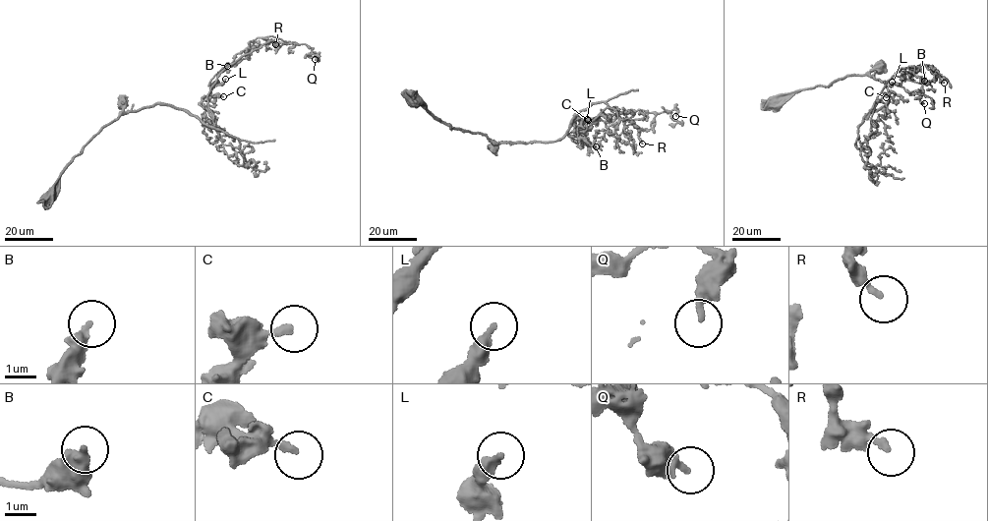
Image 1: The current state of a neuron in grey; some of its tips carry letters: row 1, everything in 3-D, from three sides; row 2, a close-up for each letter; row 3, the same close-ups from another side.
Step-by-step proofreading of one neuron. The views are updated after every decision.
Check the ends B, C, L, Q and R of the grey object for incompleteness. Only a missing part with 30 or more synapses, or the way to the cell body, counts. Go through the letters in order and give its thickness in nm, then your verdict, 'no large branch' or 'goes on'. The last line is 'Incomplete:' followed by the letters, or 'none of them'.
B: calibre 400 nm; no large branch
C: calibre 220 nm; no large branch
L: calibre 320 nm; no large branch
Q: calibre 280 nm; no large branch
R: calibre 200 nm; no large branch
Incomplete: none of them

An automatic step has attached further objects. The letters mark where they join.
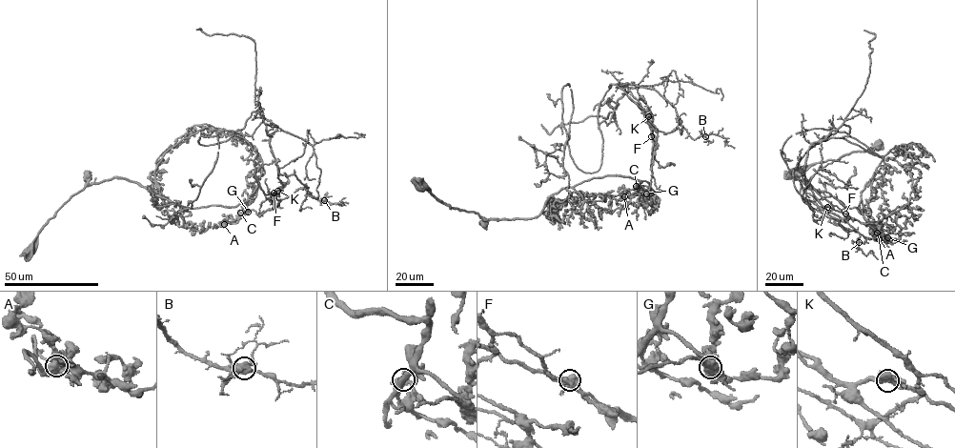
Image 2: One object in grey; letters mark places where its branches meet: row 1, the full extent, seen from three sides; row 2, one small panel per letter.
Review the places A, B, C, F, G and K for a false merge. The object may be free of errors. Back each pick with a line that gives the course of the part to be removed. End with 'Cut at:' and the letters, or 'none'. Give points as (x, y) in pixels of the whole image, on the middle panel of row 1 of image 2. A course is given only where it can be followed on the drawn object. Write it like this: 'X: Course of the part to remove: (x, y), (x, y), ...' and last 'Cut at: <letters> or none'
G: Course of the part to remove: (646, 193), (657, 131), (615, 84), (599, 103), (596, 172), (570, 155), (568, 84), (562, 165), (518, 136)
Cut at: G

